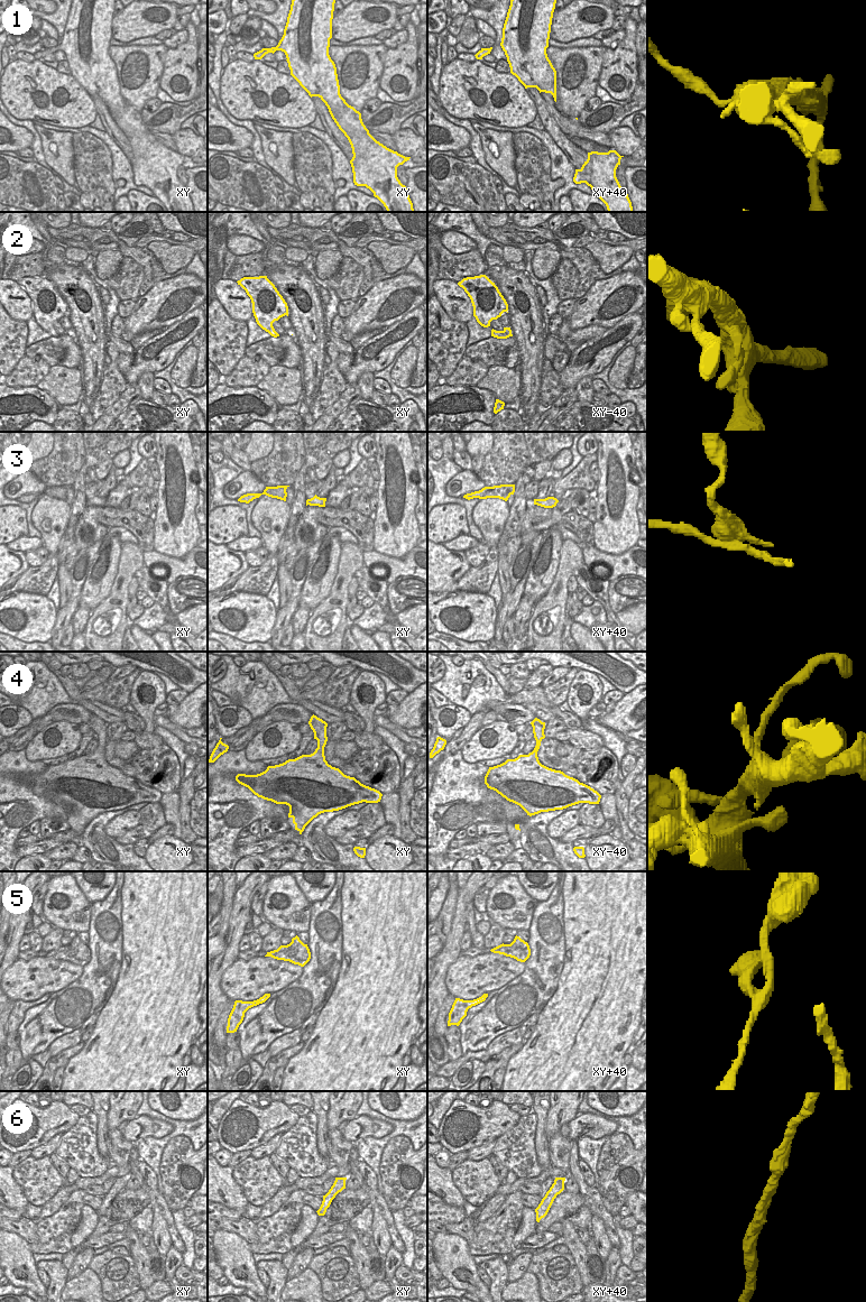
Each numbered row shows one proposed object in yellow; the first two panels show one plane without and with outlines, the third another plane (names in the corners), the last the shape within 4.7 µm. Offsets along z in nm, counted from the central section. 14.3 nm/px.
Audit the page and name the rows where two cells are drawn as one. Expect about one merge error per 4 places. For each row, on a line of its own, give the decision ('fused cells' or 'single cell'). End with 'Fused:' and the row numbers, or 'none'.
1: fused cells
2: single cell
3: fused cells
4: fused cells
5: single cell
6: single cell
Fused: 1, 3, 4

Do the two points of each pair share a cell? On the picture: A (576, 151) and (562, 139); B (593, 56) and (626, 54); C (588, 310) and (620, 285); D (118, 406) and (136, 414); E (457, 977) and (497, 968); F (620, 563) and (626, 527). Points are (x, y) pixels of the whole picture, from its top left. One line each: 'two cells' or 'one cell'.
A: one cell
B: two cells
C: one cell
D: two cells
E: one cell
F: two cells

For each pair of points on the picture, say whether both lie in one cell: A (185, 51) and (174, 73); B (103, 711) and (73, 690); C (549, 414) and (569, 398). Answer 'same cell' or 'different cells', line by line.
A: same cell
B: same cell
C: same cell

